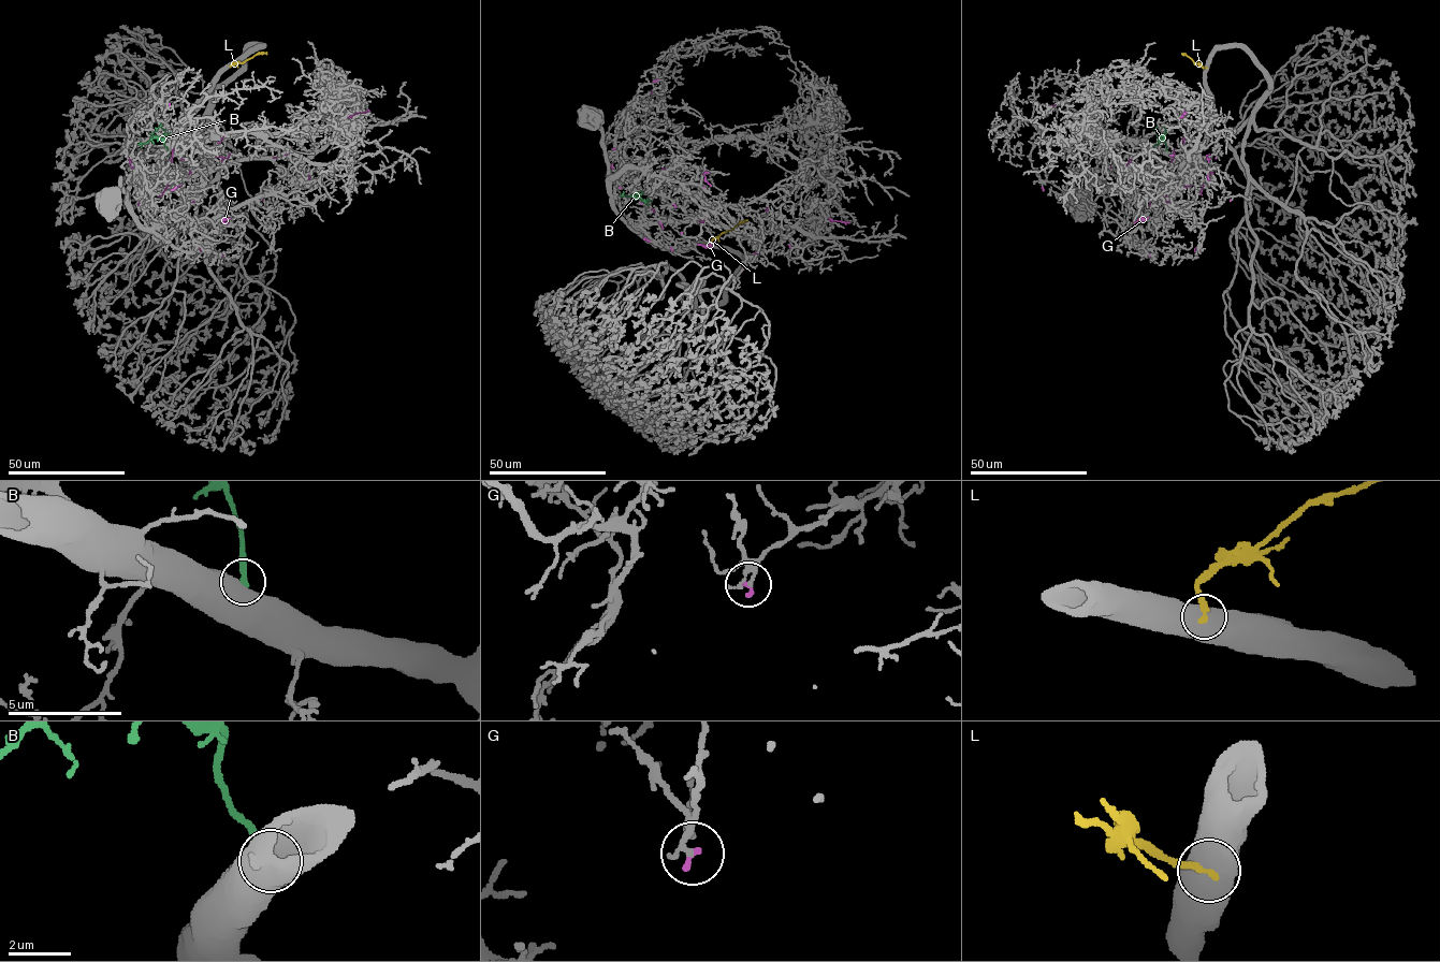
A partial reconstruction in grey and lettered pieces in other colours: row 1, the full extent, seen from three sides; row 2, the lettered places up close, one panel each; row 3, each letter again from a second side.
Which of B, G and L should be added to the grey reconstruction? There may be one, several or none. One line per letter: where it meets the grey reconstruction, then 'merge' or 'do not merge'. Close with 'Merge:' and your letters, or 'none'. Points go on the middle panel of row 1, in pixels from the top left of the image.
B: contact (650, 204); merge
G: contact (641, 203); do not merge
L: contact (711, 244); do not merge
Merge: B

